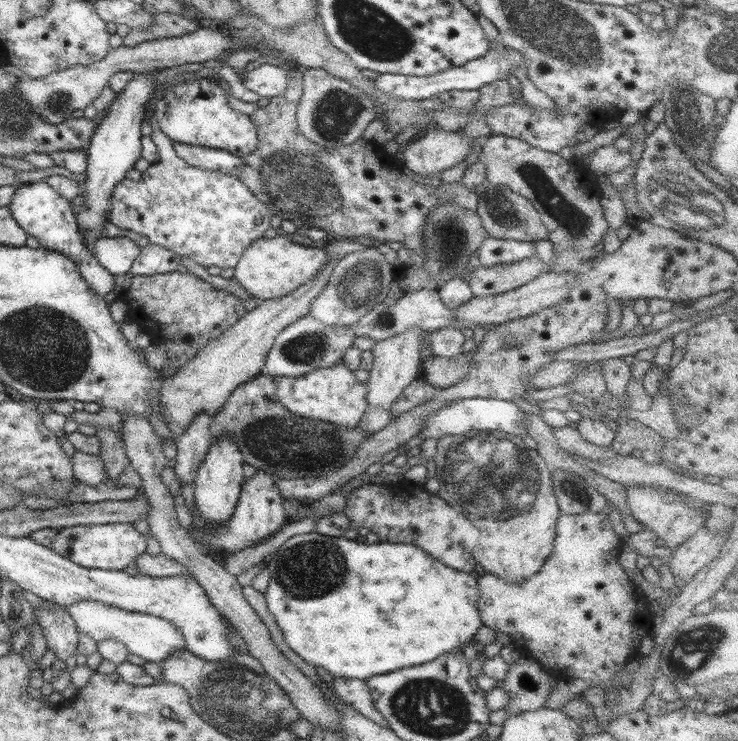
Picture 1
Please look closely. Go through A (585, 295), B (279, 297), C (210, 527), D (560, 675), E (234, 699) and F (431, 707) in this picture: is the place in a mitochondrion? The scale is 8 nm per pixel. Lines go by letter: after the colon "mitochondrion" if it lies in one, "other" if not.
A: other
B: other
C: other
D: other
E: mitochondrion
F: mitochondrion

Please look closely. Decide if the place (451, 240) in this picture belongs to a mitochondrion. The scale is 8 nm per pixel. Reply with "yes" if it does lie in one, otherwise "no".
yes

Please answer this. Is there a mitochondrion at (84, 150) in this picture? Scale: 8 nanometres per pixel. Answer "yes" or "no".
no

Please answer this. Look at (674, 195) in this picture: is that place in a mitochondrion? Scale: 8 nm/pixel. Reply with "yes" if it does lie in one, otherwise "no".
yes

